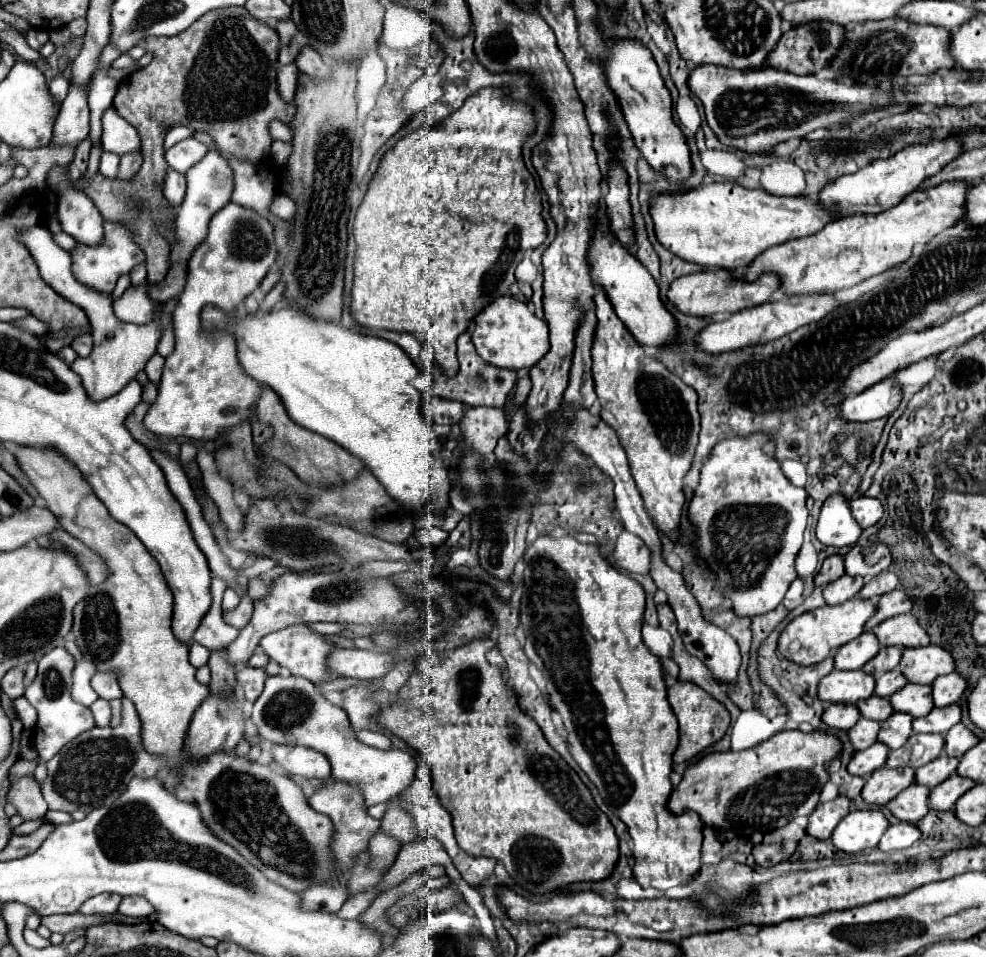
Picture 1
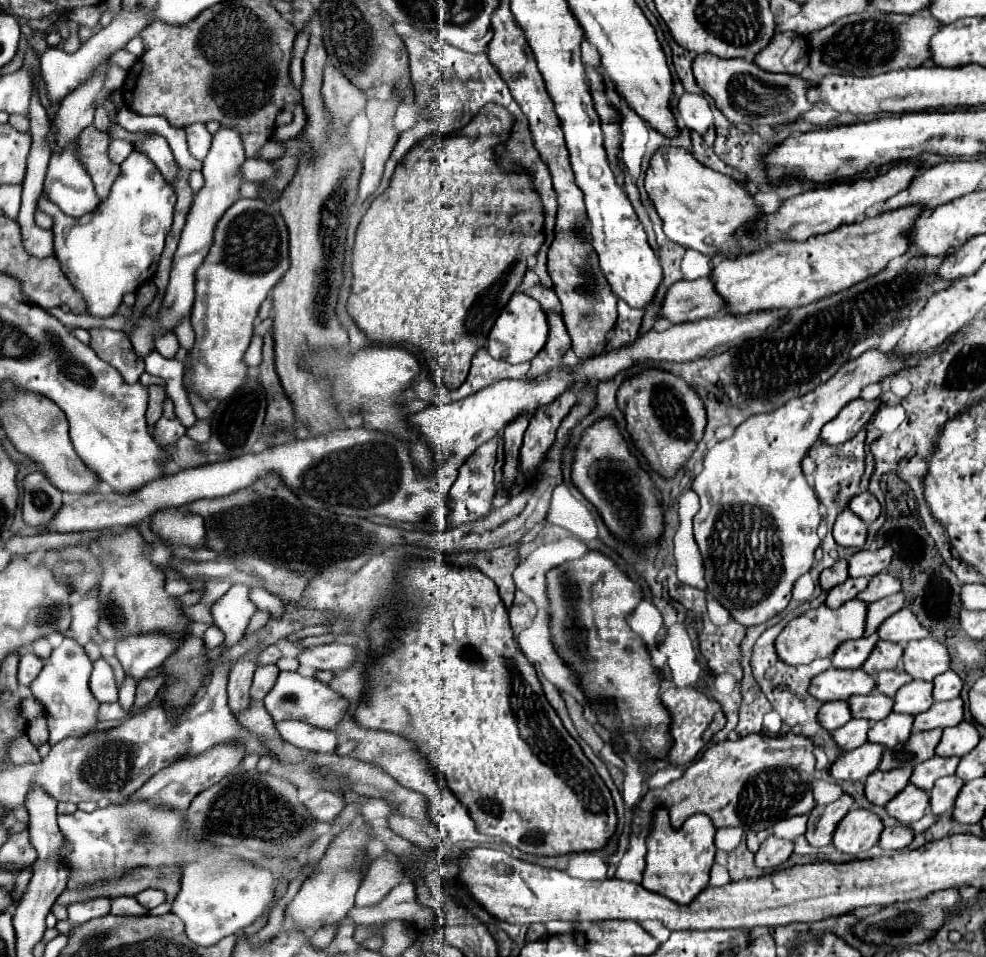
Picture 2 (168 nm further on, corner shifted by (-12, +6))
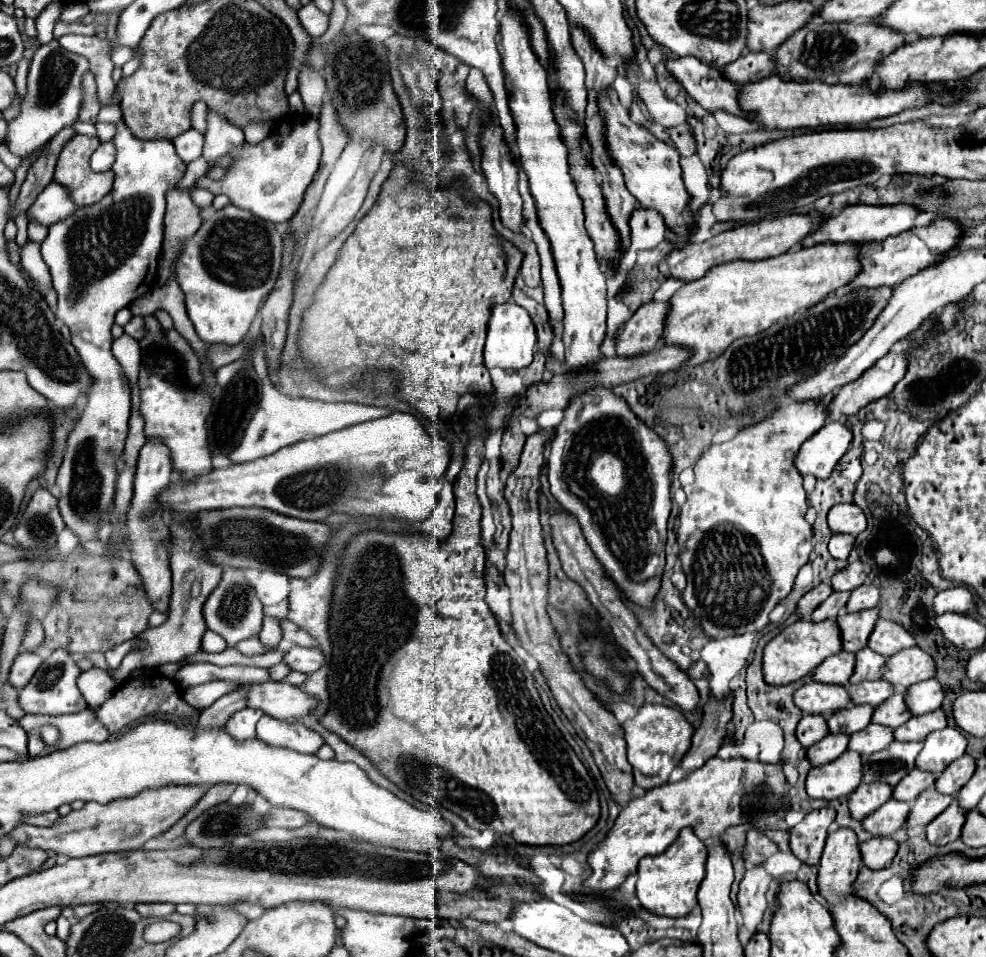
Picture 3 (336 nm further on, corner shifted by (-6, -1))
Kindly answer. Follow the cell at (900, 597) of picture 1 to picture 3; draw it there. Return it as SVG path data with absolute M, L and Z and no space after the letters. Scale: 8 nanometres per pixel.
M878 607L838 617L836 621L838 621L840 631L842 631L844 651L858 653L868 643L868 637L872 633L878 617L880 617L880 609Z

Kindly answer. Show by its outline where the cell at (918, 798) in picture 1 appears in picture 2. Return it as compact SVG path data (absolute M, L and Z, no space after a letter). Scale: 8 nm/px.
M910 784L898 796L894 796L894 800L886 804L886 812L892 818L896 818L900 824L910 826L926 814L928 802L930 802L928 794L922 792L920 788L914 788L914 784Z

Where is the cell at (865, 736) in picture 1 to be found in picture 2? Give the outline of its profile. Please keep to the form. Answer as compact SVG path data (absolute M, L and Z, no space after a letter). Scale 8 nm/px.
M850 720L836 732L832 732L832 740L838 744L840 750L848 752L852 748L858 748L866 744L866 732L870 730L872 724L866 724L866 720Z

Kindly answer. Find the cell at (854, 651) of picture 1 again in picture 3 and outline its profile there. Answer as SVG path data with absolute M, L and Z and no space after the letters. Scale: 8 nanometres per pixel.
M840 651L832 657L828 657L816 671L814 679L820 683L834 683L834 685L846 685L854 671L854 655Z

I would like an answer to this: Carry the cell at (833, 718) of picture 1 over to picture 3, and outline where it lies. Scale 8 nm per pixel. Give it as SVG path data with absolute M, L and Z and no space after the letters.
M804 715L798 723L798 729L796 729L796 737L800 743L804 743L804 747L818 743L828 733L830 733L828 723L822 715Z

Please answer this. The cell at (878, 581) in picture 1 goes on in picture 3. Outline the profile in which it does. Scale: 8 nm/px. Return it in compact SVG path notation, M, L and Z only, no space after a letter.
M864 583L858 589L854 589L850 593L850 599L846 603L848 613L856 613L856 611L864 611L864 609L872 609L876 607L880 601L880 591L876 585L872 583Z

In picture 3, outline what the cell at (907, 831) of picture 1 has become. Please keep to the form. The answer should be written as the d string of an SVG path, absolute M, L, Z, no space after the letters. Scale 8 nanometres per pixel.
M872 837L860 843L862 863L868 865L870 869L888 867L896 857L896 851L898 851L898 843L892 837Z

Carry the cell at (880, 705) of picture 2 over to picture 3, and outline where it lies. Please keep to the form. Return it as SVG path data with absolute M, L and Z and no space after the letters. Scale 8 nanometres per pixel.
M850 705L848 709L844 707L828 719L830 733L852 735L856 731L862 731L872 721L872 713L874 713L874 707L868 707L868 705Z

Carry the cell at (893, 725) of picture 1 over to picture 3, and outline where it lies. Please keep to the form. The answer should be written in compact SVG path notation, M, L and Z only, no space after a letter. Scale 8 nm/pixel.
M870 723L864 731L858 731L856 735L850 737L848 751L856 751L860 755L872 755L888 747L888 743L892 741L894 741L894 731L890 727Z

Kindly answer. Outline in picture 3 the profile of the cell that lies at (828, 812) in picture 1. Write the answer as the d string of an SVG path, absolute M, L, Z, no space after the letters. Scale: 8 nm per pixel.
M824 807L808 813L798 825L792 827L790 849L802 863L818 865L828 835L828 827L830 823L834 823L834 817L836 817L836 809Z

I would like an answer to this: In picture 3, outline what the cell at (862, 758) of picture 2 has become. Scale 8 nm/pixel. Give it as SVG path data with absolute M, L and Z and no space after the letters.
M846 751L832 763L812 767L806 777L806 791L812 799L836 799L852 793L862 781L862 757Z

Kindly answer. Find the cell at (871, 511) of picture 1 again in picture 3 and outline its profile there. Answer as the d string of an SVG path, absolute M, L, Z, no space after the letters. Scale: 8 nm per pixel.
M856 503L834 505L828 513L828 525L830 525L832 533L858 535L866 529L866 515Z

